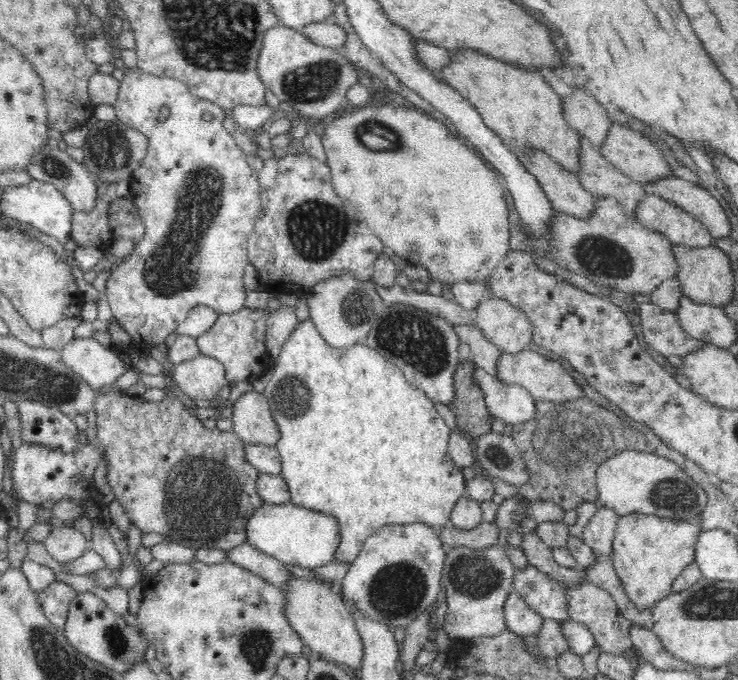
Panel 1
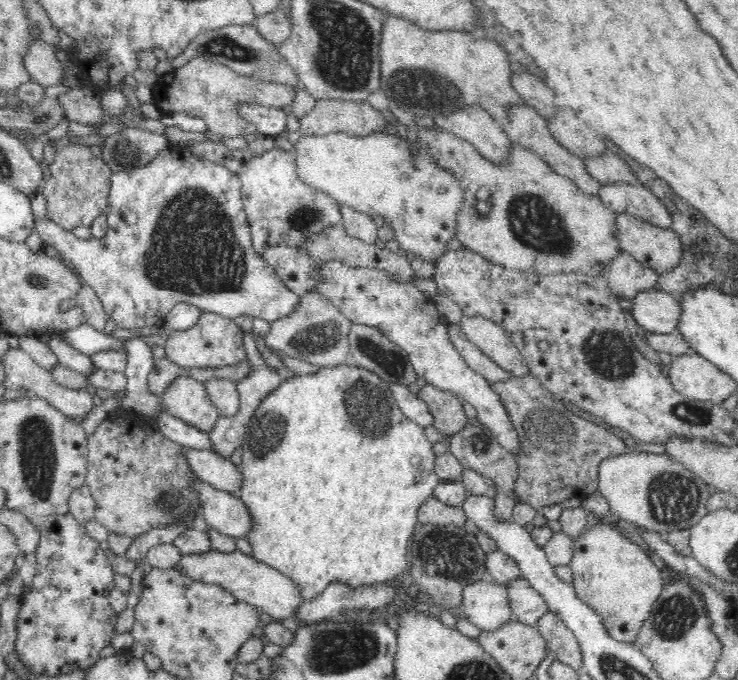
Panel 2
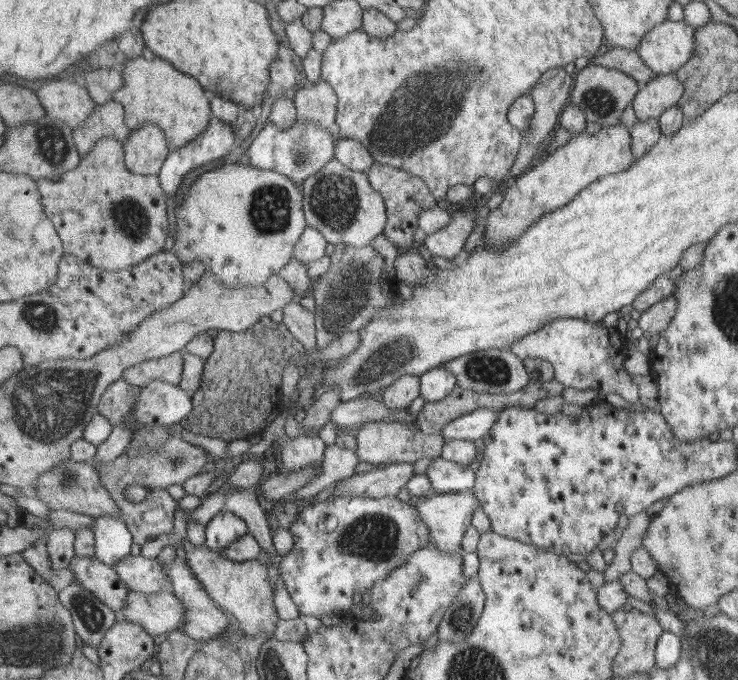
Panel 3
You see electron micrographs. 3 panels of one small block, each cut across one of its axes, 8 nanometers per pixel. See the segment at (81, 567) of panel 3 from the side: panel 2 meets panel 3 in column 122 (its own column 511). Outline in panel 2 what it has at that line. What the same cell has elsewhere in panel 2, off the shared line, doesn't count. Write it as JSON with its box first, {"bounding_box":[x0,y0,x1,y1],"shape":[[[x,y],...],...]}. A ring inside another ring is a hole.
{"bounding_box":[506,578,549,627],"shape":[[[524,578],[506,582],[506,593],[514,620],[525,625],[536,627],[538,620],[549,610],[544,597]]]}

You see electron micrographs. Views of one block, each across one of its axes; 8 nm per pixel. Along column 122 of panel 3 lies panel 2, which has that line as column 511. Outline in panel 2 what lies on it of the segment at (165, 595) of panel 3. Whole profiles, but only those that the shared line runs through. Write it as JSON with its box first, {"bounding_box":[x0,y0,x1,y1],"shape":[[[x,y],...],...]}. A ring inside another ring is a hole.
{"bounding_box":[460,577,514,632],"shape":[[[488,577],[470,583],[463,589],[460,607],[467,620],[482,631],[492,632],[514,619],[506,586]]]}

